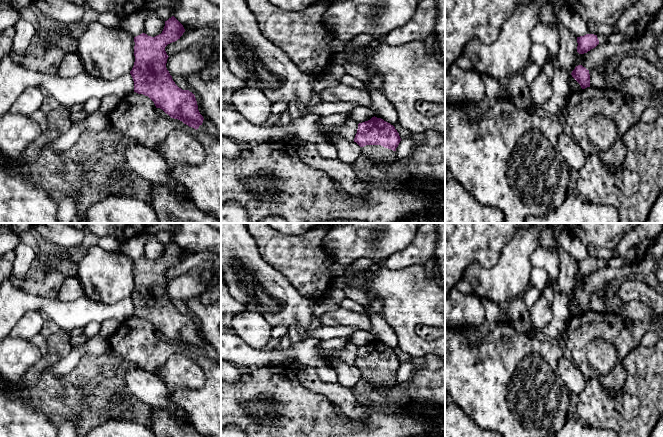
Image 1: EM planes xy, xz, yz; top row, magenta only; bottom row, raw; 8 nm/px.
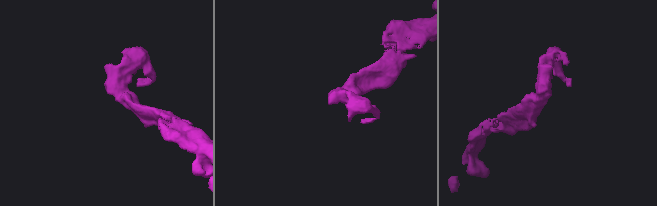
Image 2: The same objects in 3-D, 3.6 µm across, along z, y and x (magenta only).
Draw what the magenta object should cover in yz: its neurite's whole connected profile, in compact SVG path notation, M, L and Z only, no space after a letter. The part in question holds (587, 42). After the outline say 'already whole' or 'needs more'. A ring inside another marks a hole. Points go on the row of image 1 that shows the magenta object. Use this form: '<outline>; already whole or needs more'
M586 34L584 36L577 37L577 52L579 54L584 54L595 48L598 44L606 42L605 37L594 34Z; needs more

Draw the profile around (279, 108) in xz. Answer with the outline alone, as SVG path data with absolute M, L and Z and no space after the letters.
M275 102L272 104L271 107L271 115L276 115L276 114L283 114L286 110L288 110L288 103L285 102Z

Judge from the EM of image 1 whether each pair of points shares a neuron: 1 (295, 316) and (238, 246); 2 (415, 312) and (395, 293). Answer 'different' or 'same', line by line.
1: same
2: same

